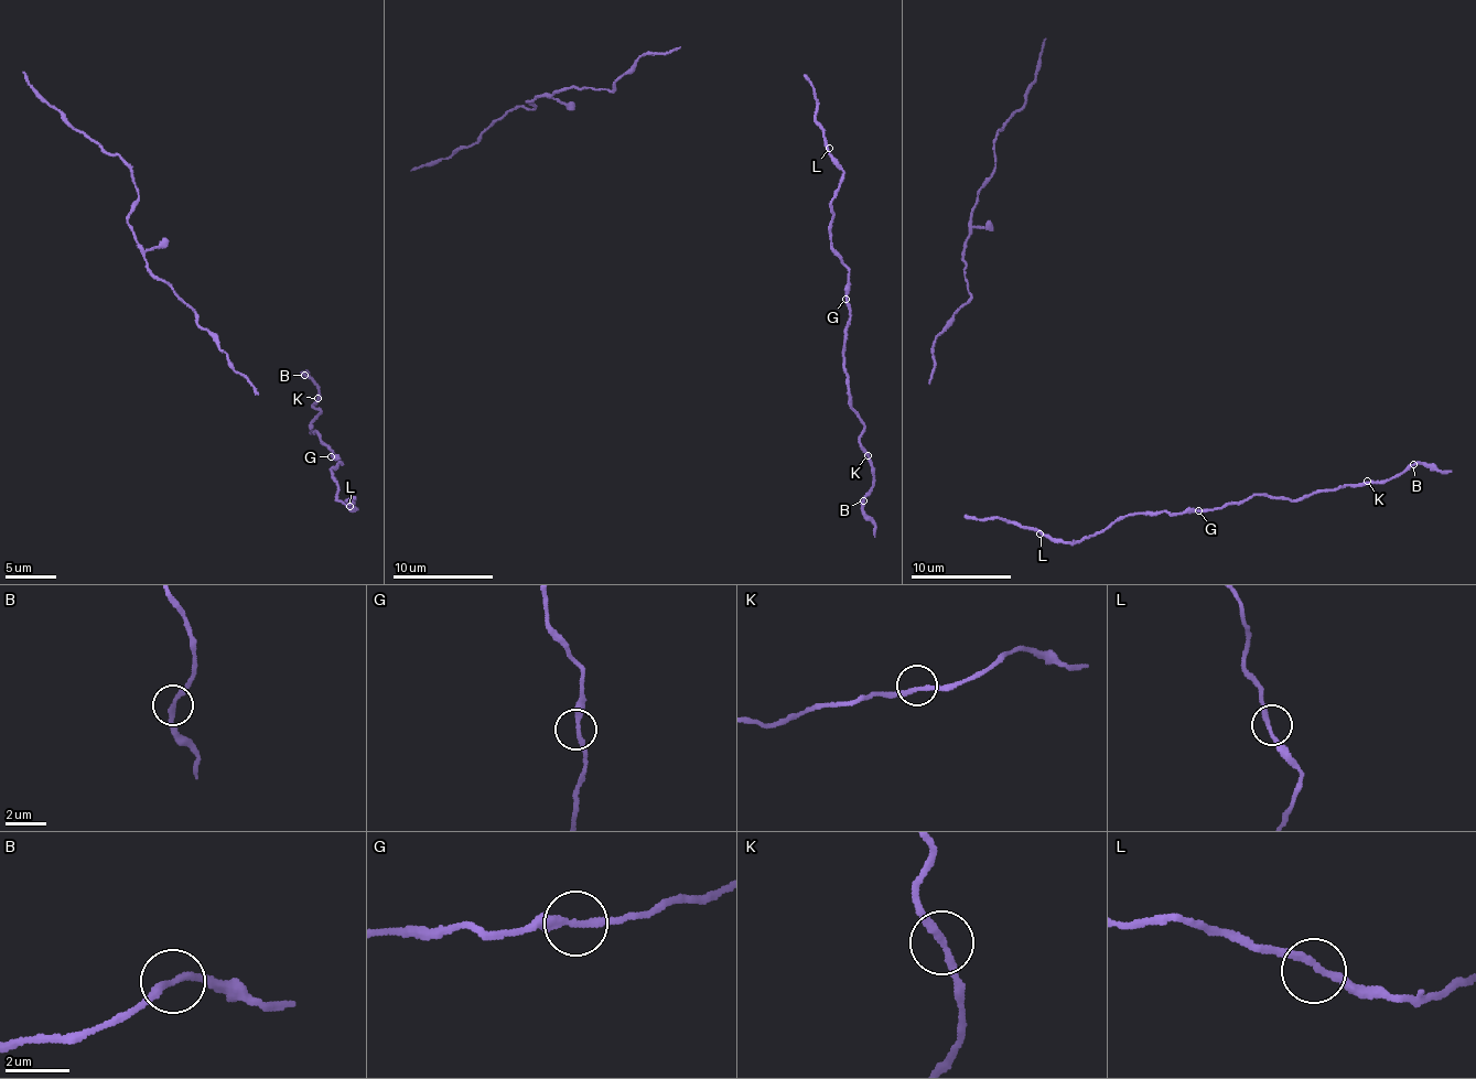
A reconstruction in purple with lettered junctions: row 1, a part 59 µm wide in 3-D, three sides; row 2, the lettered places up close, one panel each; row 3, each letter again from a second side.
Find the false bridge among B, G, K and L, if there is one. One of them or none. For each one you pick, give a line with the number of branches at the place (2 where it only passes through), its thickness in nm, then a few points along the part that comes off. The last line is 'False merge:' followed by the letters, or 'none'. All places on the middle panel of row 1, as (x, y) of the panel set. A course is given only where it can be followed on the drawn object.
False merge: none

